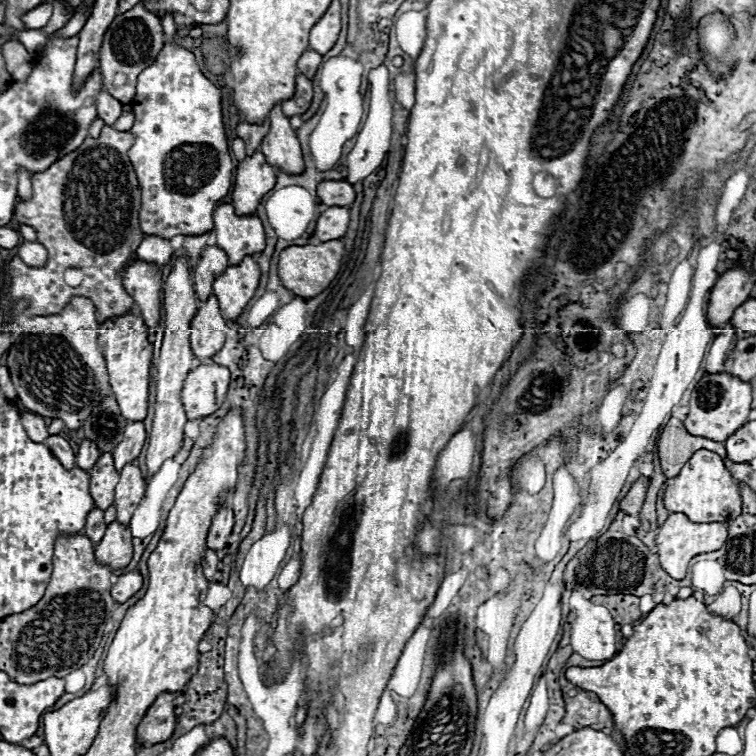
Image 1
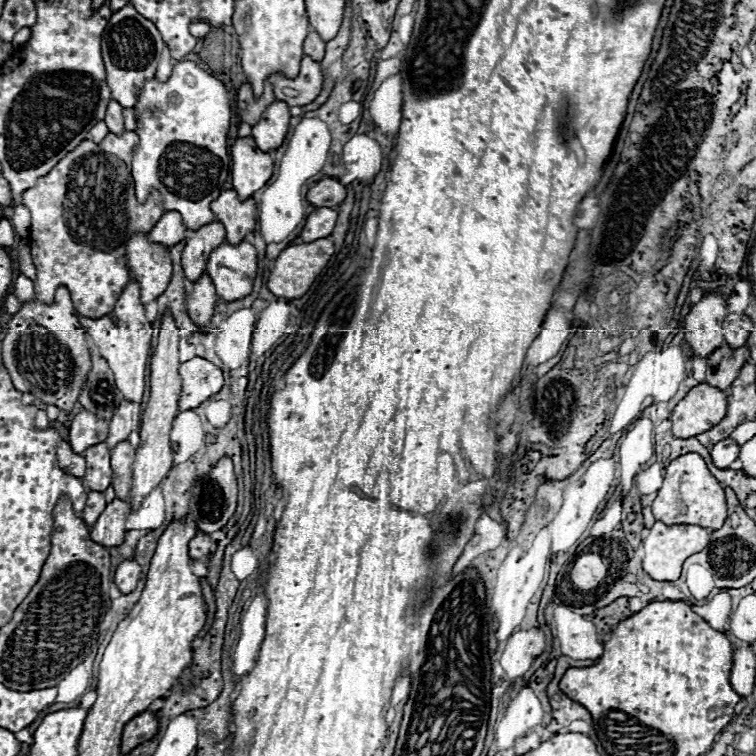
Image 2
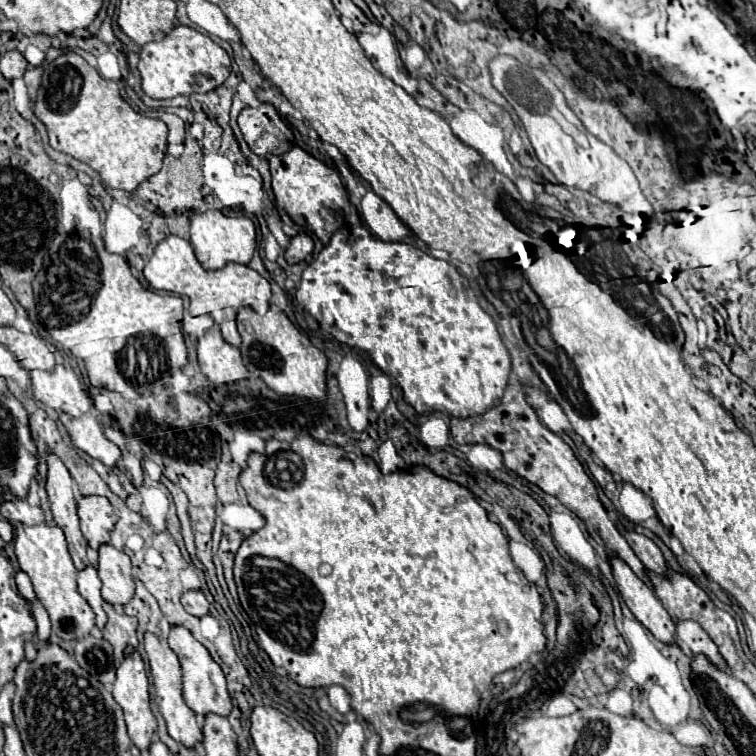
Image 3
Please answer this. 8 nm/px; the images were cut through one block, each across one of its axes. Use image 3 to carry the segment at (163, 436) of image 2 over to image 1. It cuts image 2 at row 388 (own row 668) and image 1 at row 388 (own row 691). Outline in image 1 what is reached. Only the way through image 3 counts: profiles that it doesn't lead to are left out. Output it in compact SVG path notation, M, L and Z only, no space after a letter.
M182 256L178 258L164 286L164 318L166 320L164 320L164 340L160 348L160 358L156 364L154 422L152 422L152 432L150 432L148 452L146 452L148 478L152 478L168 458L174 458L182 446L182 424L186 424L186 412L182 408L180 392L182 392L184 378L192 368L192 350L190 350L188 330L190 330L190 320L194 320L194 312L198 310L194 300L196 300L196 294L192 290L192 274L188 272L186 258Z

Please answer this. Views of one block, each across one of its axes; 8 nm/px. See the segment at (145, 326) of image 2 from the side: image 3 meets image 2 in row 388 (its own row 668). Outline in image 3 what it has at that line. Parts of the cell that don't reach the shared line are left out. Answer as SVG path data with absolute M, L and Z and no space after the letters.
M138 652L130 654L124 658L124 662L120 664L118 672L116 672L116 682L114 682L114 690L112 690L114 700L122 706L124 716L126 716L126 726L128 726L128 734L132 744L146 754L146 750L150 748L152 740L154 740L154 732L156 732L156 718L150 710L150 694L148 694L148 676L144 670L144 662L140 658Z

